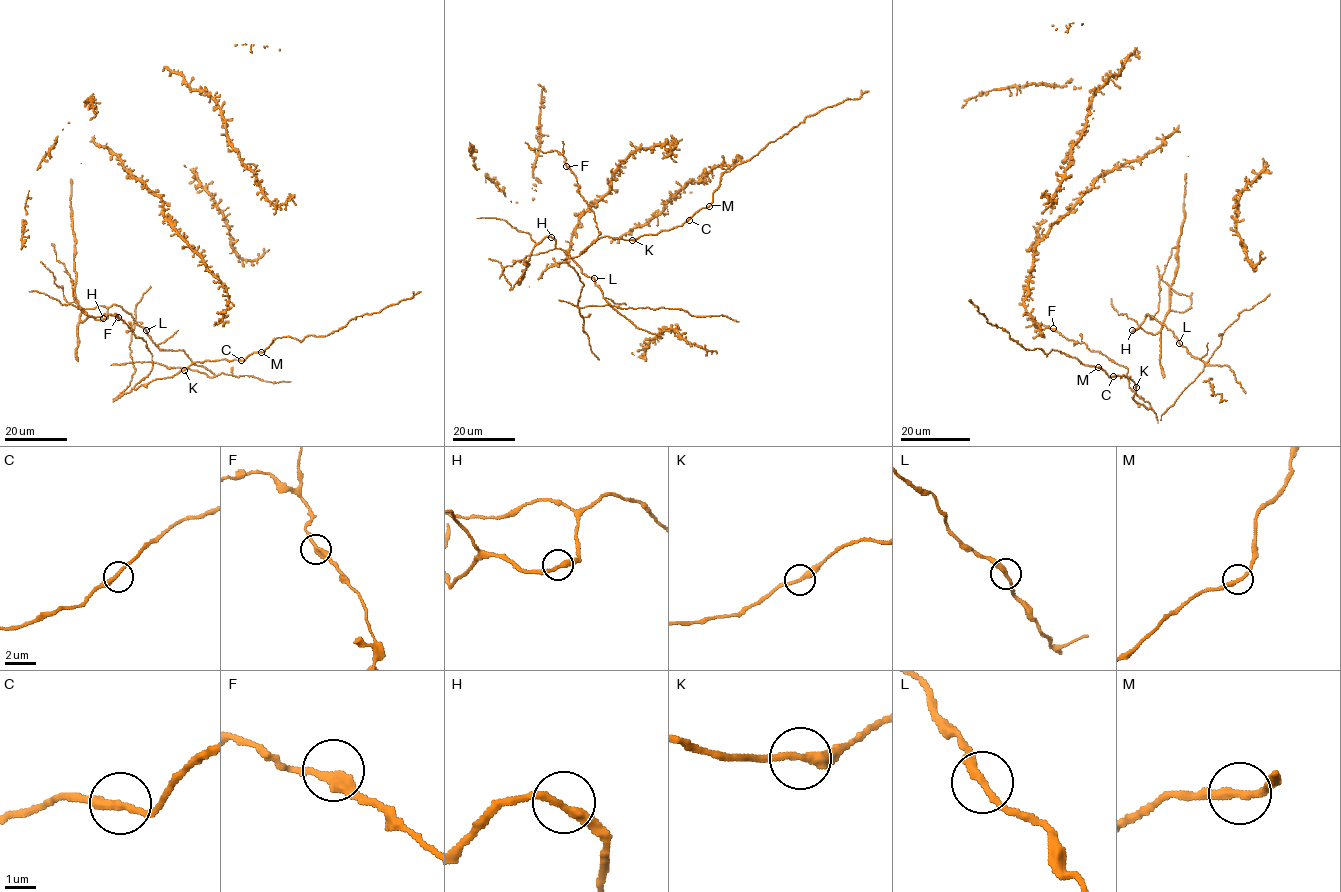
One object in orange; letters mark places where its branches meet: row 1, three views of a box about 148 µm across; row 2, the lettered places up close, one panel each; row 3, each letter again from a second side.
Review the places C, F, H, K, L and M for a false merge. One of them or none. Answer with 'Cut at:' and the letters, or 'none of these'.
Cut at: none of these

